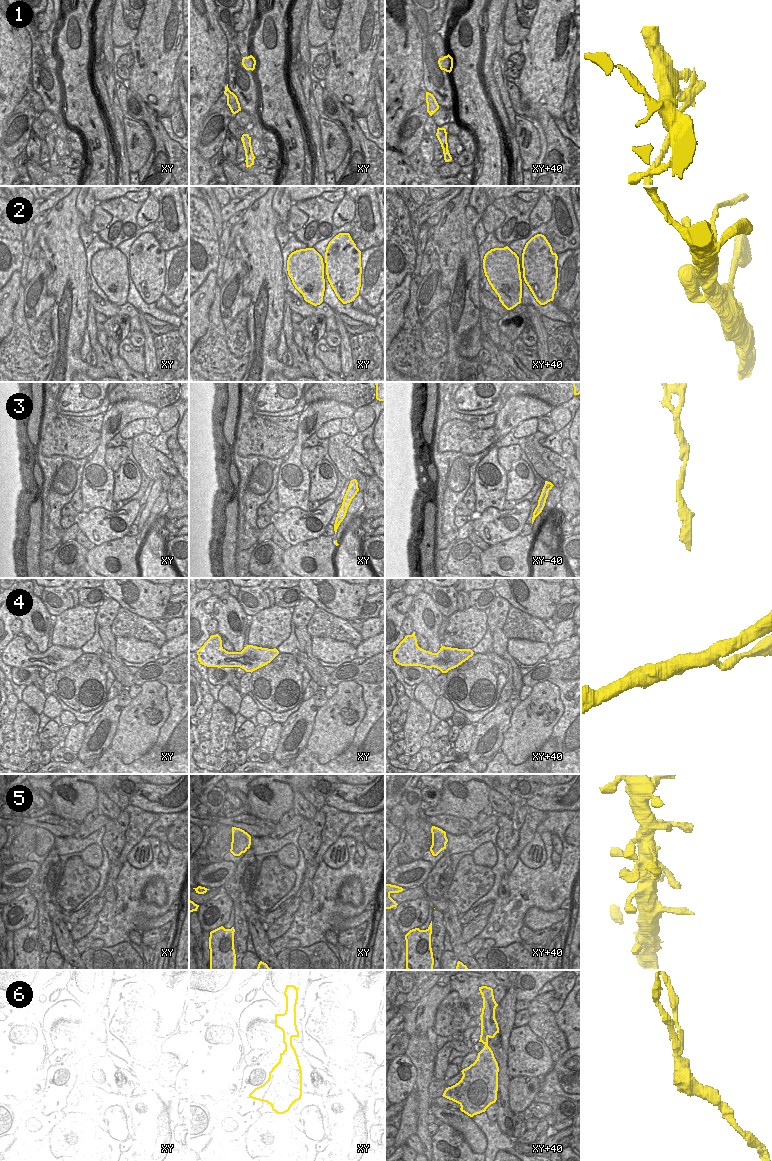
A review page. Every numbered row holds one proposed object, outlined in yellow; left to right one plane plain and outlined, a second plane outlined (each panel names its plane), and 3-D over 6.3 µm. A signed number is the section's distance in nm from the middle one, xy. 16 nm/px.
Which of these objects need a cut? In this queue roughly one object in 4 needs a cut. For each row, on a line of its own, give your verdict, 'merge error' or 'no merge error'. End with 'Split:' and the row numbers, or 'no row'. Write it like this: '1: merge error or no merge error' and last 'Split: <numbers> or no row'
1: merge error
2: no merge error
3: no merge error
4: no merge error
5: no merge error
6: merge error
Split: 1, 6

